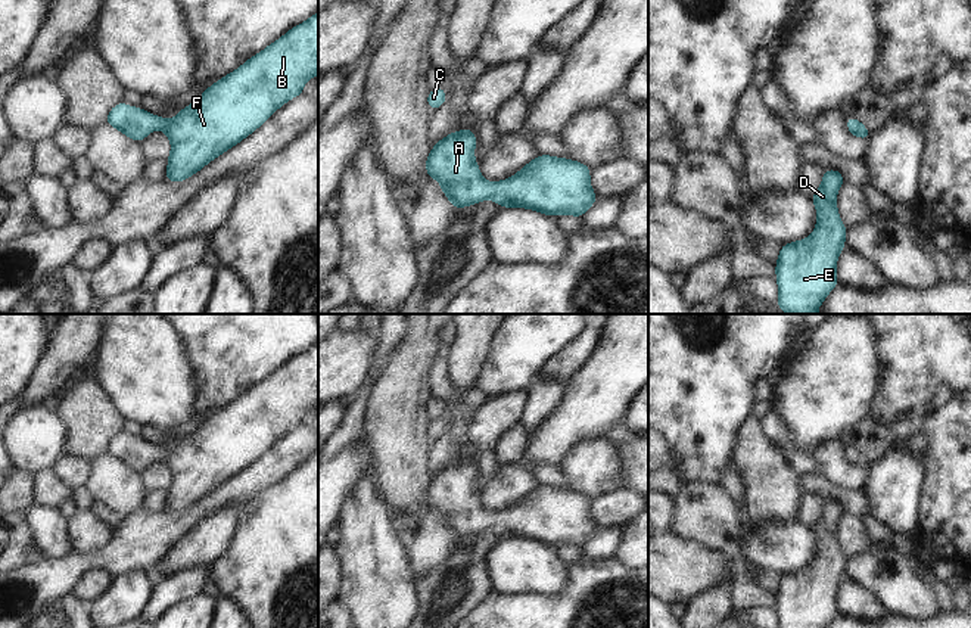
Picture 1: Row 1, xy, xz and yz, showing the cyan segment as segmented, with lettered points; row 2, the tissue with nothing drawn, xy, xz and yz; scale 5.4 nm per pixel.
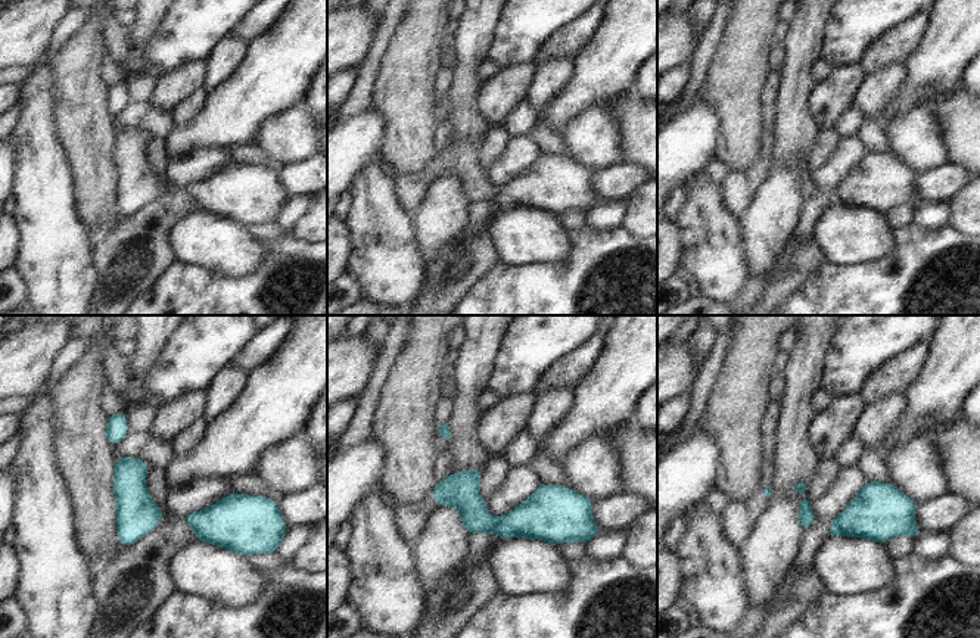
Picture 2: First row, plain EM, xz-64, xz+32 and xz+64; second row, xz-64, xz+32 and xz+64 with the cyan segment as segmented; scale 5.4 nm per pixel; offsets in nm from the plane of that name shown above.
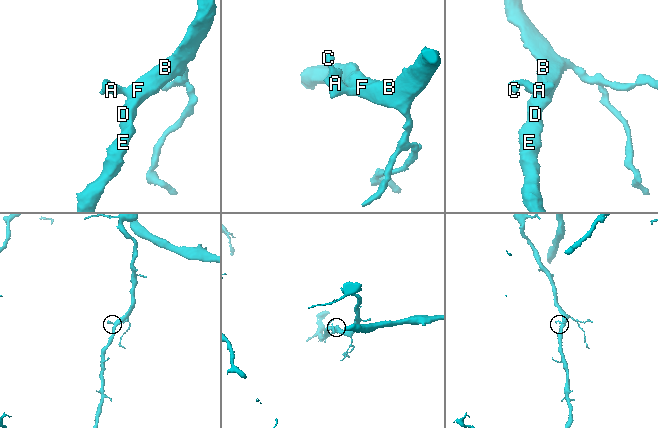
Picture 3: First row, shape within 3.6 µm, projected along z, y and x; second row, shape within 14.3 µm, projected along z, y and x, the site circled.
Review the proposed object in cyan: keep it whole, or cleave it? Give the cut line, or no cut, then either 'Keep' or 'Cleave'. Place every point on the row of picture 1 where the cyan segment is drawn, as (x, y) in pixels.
No split. Keep

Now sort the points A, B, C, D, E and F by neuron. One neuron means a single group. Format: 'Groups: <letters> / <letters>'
Groups: A B C D E F

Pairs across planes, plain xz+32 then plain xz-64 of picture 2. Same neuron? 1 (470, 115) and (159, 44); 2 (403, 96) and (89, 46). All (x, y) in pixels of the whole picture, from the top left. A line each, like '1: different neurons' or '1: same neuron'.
1: different neurons
2: same neuron

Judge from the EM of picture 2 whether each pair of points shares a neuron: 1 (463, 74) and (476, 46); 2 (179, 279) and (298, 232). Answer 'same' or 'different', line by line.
1: same
2: different

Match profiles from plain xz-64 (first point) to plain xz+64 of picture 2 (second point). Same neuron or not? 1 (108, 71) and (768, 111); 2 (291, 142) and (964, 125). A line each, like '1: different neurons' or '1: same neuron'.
1: same neuron
2: different neurons

